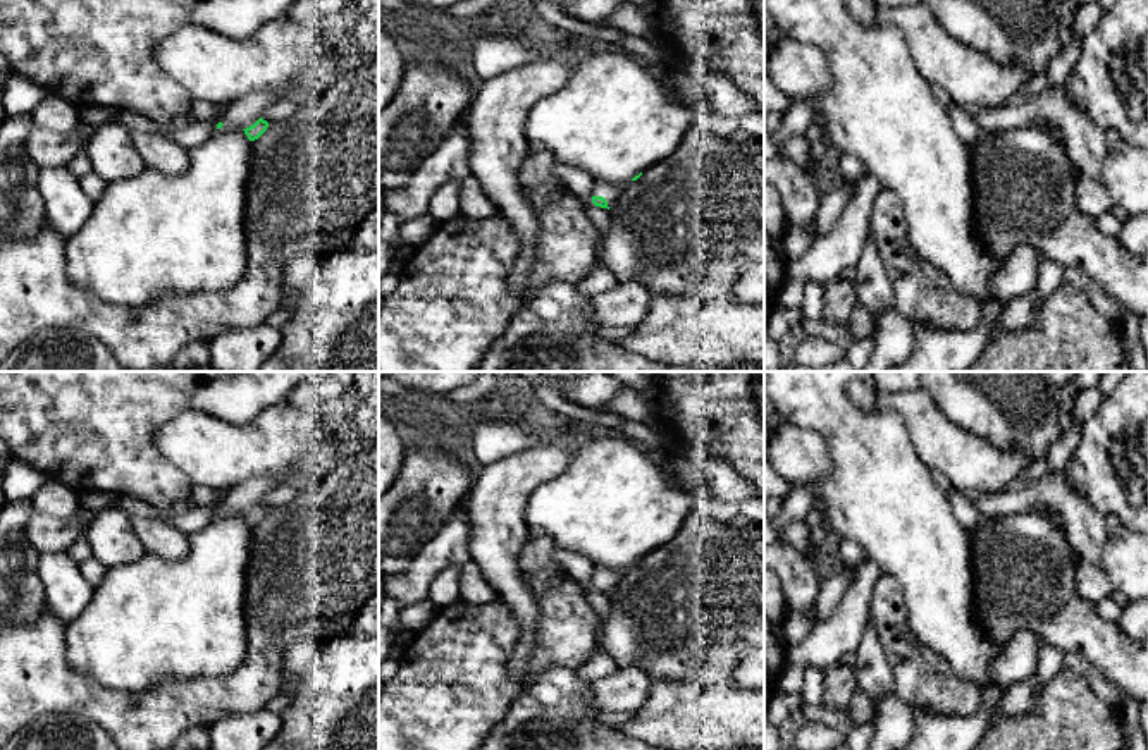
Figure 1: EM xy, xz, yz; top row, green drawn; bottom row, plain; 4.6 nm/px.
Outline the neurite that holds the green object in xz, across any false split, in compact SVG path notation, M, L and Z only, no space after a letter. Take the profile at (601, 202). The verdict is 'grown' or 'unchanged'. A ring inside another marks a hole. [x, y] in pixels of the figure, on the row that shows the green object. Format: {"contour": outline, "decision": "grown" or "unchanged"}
{"contour": "M596 181L592 186L592 203L601 208L611 208L613 203L623 193L625 184L601 182Z", "decision": "grown"}

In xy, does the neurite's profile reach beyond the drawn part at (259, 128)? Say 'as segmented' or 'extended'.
extended

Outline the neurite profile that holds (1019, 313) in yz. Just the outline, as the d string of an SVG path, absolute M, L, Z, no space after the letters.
M1041 260L1038 267L1036 287L1026 296L1021 296L1007 304L995 323L995 335L1031 325L1040 303L1062 286L1064 270L1065 267L1052 260Z

